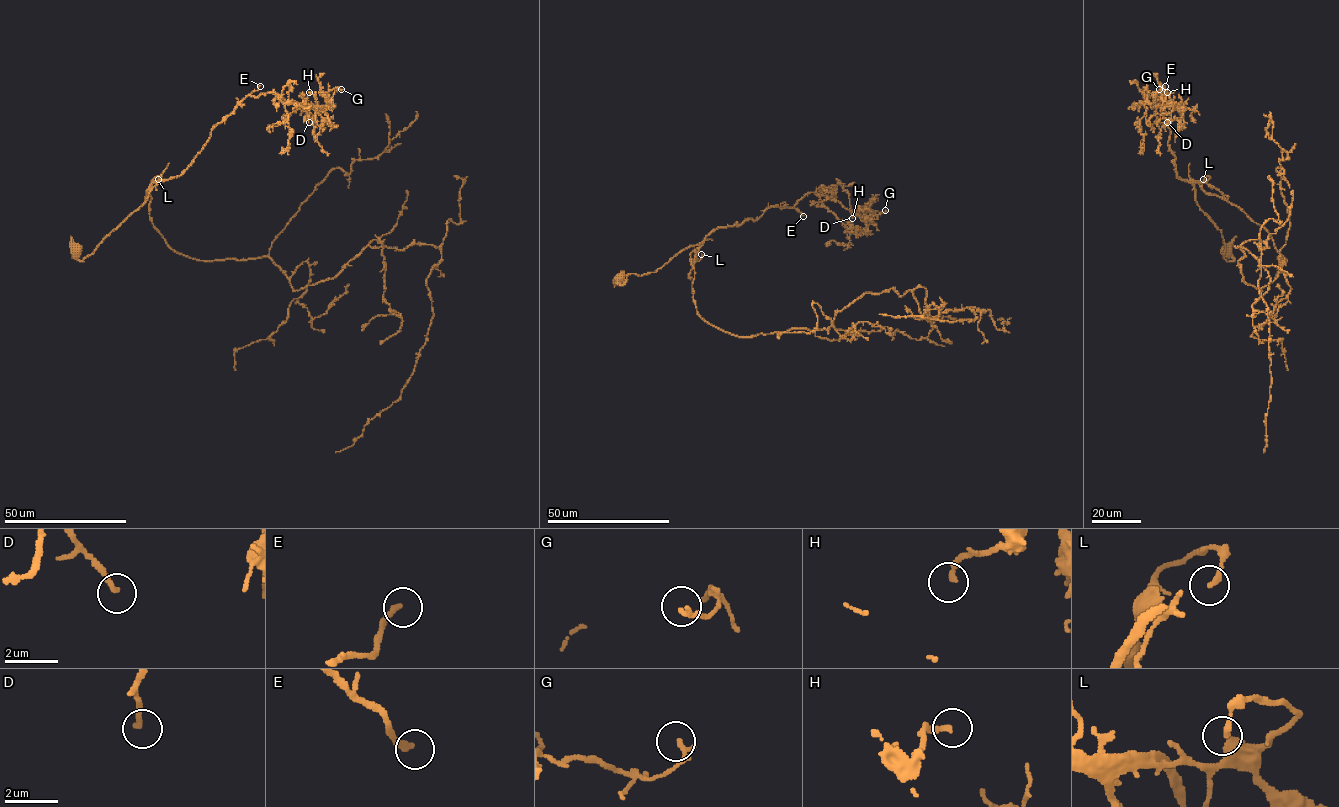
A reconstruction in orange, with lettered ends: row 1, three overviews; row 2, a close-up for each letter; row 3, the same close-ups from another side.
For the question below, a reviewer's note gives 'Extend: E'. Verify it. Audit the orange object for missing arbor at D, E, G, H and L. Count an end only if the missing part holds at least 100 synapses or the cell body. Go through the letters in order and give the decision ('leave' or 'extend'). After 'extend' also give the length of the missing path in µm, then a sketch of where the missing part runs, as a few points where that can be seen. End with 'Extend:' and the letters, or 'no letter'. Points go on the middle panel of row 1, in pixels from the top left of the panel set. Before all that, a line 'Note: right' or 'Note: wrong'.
Note: right
D: leave
E: extend | 45 µm | (803, 216), (825, 213), (846, 219), (861, 230), (869, 247)
G: leave
H: leave
L: leave
Extend: E

